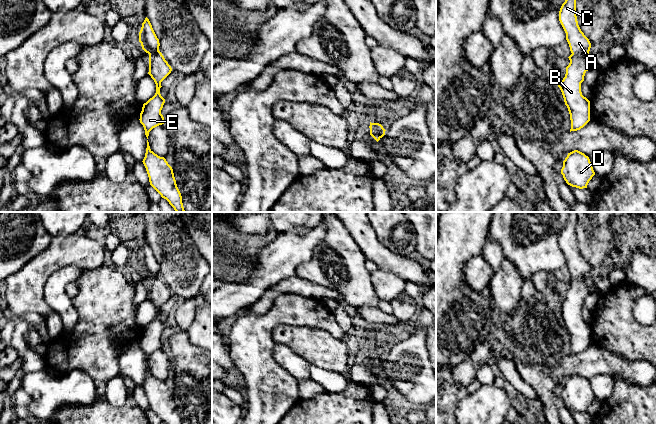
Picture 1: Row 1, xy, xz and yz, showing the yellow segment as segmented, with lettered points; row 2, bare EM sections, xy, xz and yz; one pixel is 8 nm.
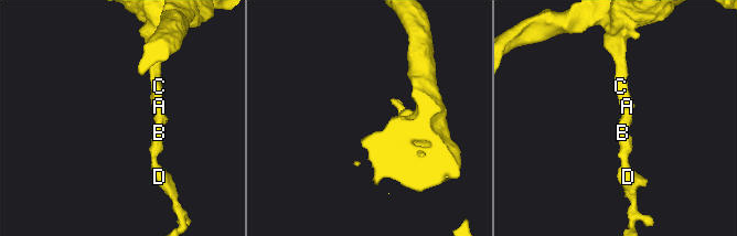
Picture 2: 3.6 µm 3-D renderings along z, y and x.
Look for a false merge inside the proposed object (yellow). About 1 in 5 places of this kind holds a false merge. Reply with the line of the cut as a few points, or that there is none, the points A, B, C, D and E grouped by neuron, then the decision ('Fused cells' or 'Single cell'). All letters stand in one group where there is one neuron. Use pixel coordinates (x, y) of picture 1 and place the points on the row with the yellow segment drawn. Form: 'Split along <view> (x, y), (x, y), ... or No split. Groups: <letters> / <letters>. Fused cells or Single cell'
No split. Groups: A B C D E. Single cell

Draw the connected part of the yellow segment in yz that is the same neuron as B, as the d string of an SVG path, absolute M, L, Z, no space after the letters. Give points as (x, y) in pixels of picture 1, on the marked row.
M565 0L559 11L559 21L572 53L565 77L558 84L570 114L571 132L580 130L590 121L590 101L582 95L581 83L589 70L591 43L578 25L576 0Z

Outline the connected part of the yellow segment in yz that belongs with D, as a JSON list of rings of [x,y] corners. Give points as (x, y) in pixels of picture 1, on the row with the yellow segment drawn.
[[[574,150],[568,153],[563,161],[561,174],[568,185],[583,189],[587,188],[595,172],[589,157],[578,150]]]

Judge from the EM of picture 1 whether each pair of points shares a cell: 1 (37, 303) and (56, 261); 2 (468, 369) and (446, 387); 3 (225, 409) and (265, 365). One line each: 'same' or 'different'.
1: same
2: different
3: different

